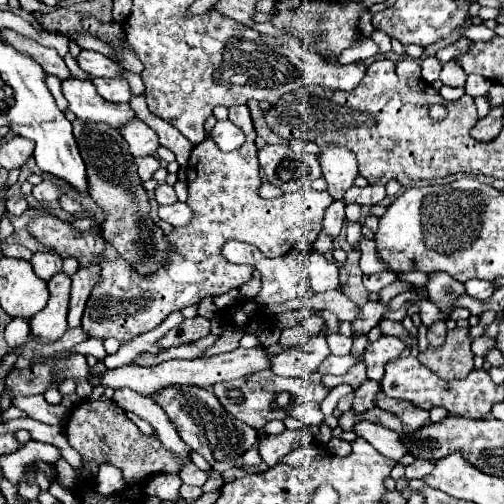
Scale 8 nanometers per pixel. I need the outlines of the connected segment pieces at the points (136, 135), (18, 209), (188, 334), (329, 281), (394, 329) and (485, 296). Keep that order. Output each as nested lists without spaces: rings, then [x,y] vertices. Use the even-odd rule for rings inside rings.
[[[135,120],[127,126],[121,128],[123,138],[129,144],[131,154],[135,154],[135,158],[143,158],[143,156],[155,156],[157,150],[161,148],[159,144],[159,136],[141,120]]]
[[[11,196],[11,198],[7,198],[7,210],[9,210],[11,214],[19,216],[19,214],[23,214],[27,208],[29,208],[29,204],[27,204],[27,200],[25,200],[23,196]]]
[[[195,316],[195,318],[183,320],[177,328],[167,332],[167,336],[161,338],[159,346],[171,348],[171,346],[179,346],[179,344],[185,344],[185,342],[195,342],[195,340],[207,336],[209,332],[211,332],[211,322],[203,316]]]
[[[317,250],[309,252],[309,282],[311,290],[315,292],[327,292],[333,288],[339,288],[339,276],[337,276],[337,264],[327,262],[323,254]]]
[[[381,320],[379,326],[381,326],[381,332],[383,332],[385,336],[397,336],[397,338],[403,340],[409,348],[417,344],[417,340],[411,336],[411,332],[409,332],[401,322],[395,322],[395,320]]]
[[[469,280],[465,288],[467,288],[467,294],[477,300],[489,300],[495,292],[493,282],[487,282],[487,280]]]

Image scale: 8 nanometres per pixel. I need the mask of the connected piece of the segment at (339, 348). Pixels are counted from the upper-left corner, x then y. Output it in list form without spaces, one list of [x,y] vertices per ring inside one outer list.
[[[331,334],[331,336],[327,336],[327,344],[331,348],[331,354],[347,356],[347,354],[351,354],[353,338],[351,336],[343,336],[343,334]]]

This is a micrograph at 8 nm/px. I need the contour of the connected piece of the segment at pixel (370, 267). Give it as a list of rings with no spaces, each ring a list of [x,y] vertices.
[[[361,240],[359,244],[361,250],[361,270],[363,272],[383,272],[387,270],[385,262],[379,258],[377,250],[375,250],[375,242],[373,240]]]

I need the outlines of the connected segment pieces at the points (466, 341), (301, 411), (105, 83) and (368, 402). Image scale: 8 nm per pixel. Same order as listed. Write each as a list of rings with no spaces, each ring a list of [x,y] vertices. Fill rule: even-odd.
[[[455,328],[453,332],[447,332],[443,348],[427,348],[427,352],[421,352],[417,358],[443,380],[465,378],[473,370],[469,328]]]
[[[301,404],[301,406],[297,406],[293,412],[291,412],[291,416],[295,416],[295,418],[299,418],[303,424],[307,424],[307,426],[319,426],[319,424],[323,424],[323,412],[321,412],[321,408],[319,408],[319,404]]]
[[[93,78],[99,96],[109,102],[129,102],[131,88],[123,78]]]
[[[365,380],[361,388],[355,390],[355,398],[351,404],[351,410],[365,412],[369,408],[375,408],[375,396],[381,392],[381,384],[375,380]]]

